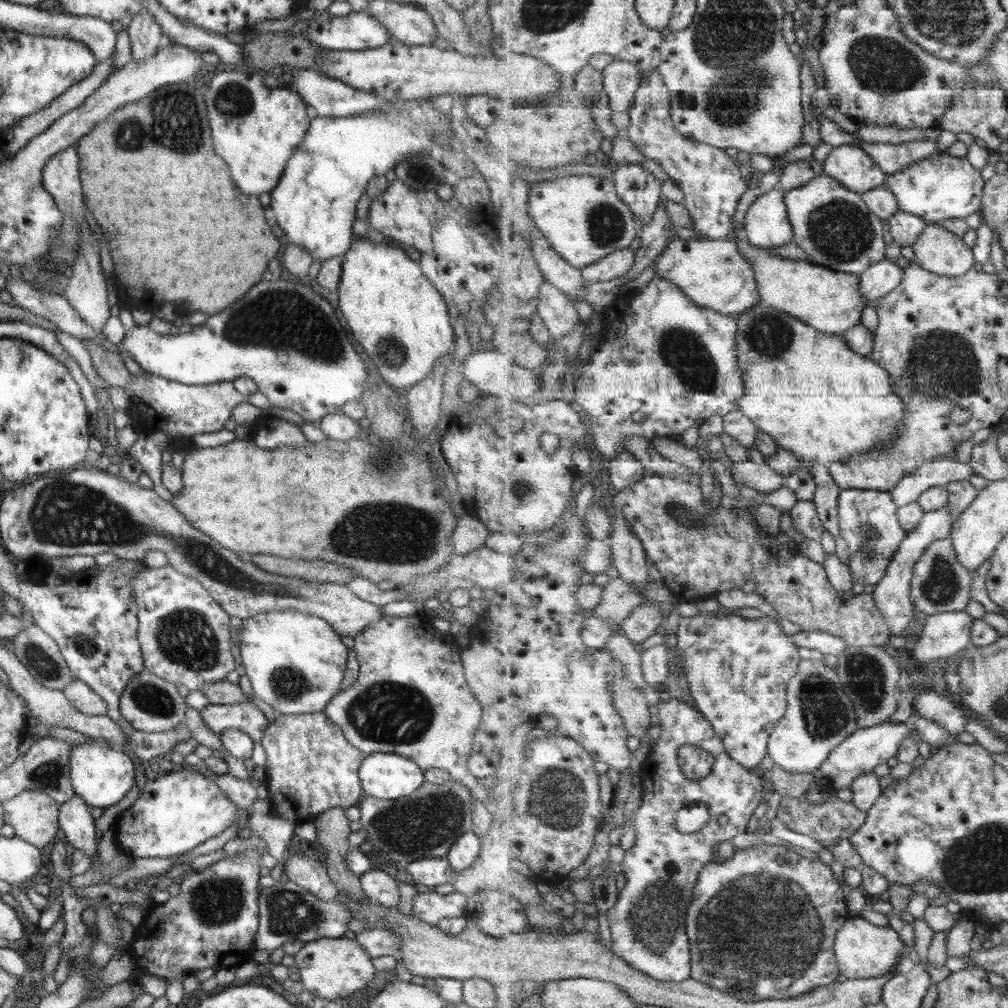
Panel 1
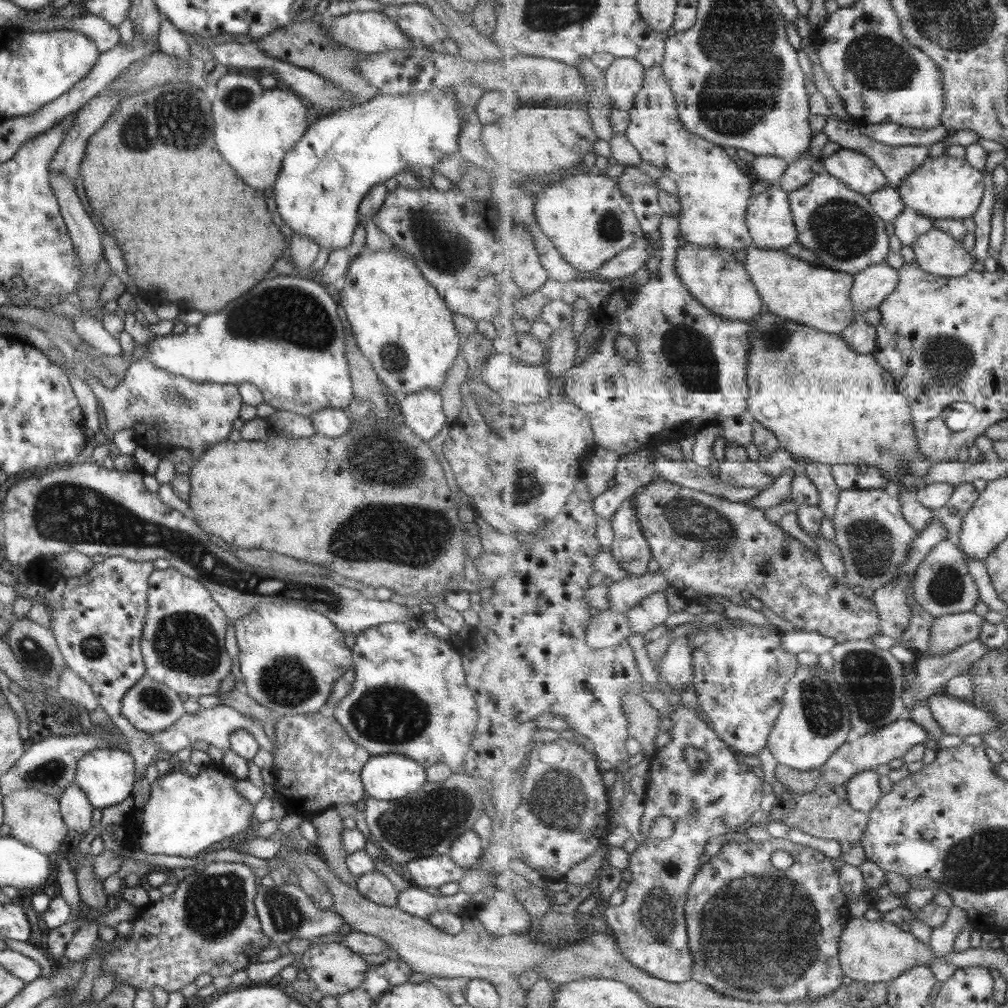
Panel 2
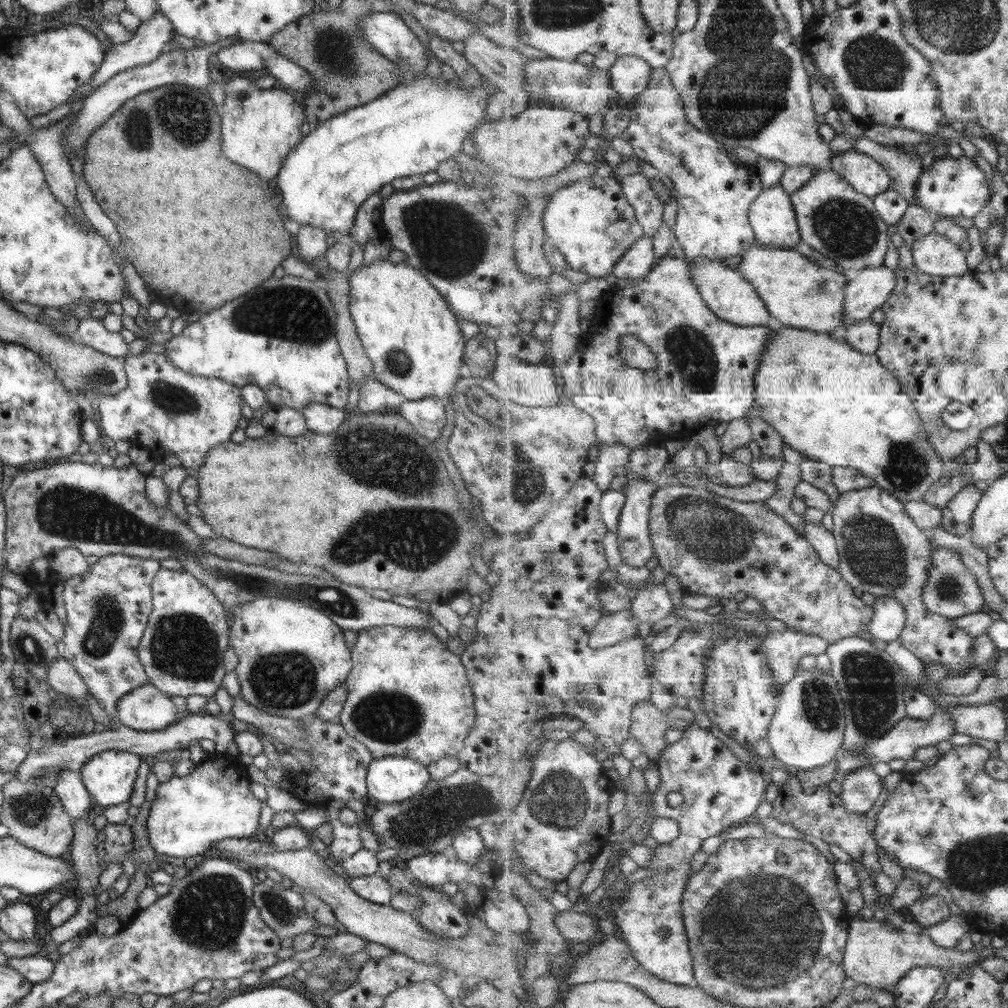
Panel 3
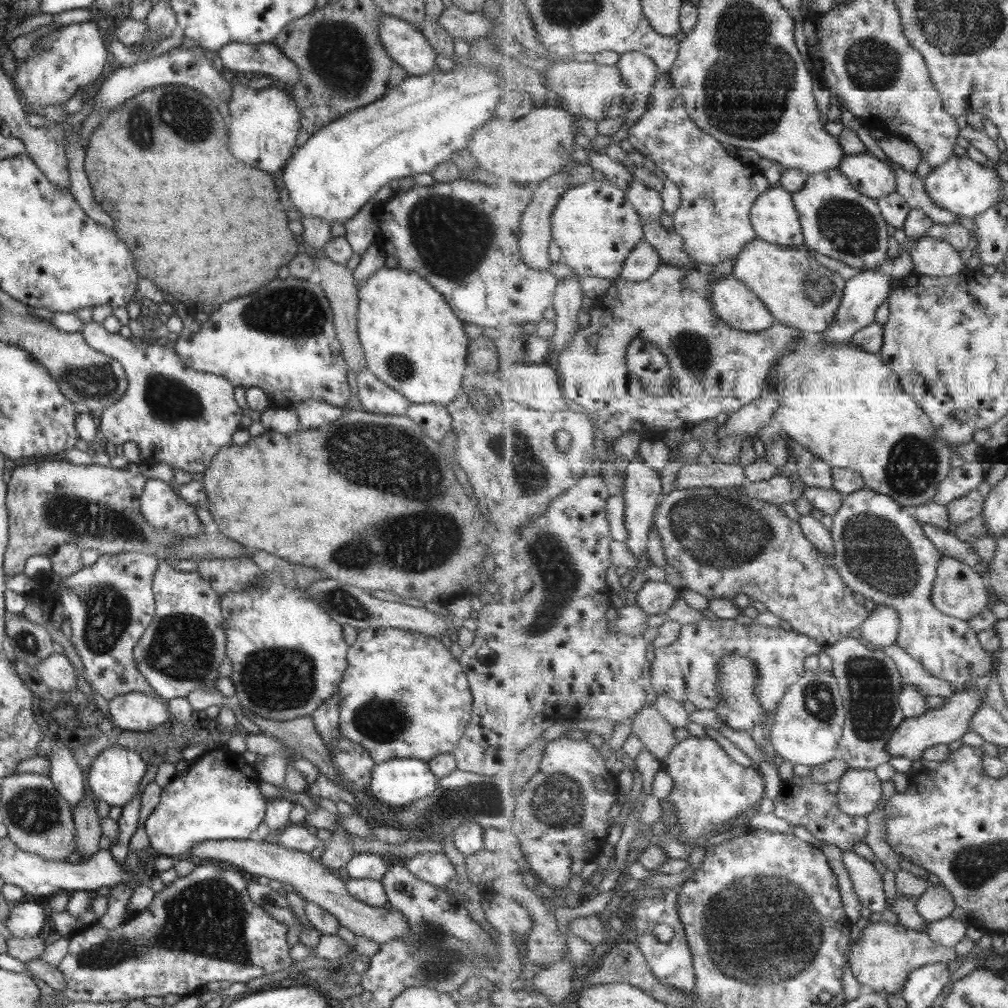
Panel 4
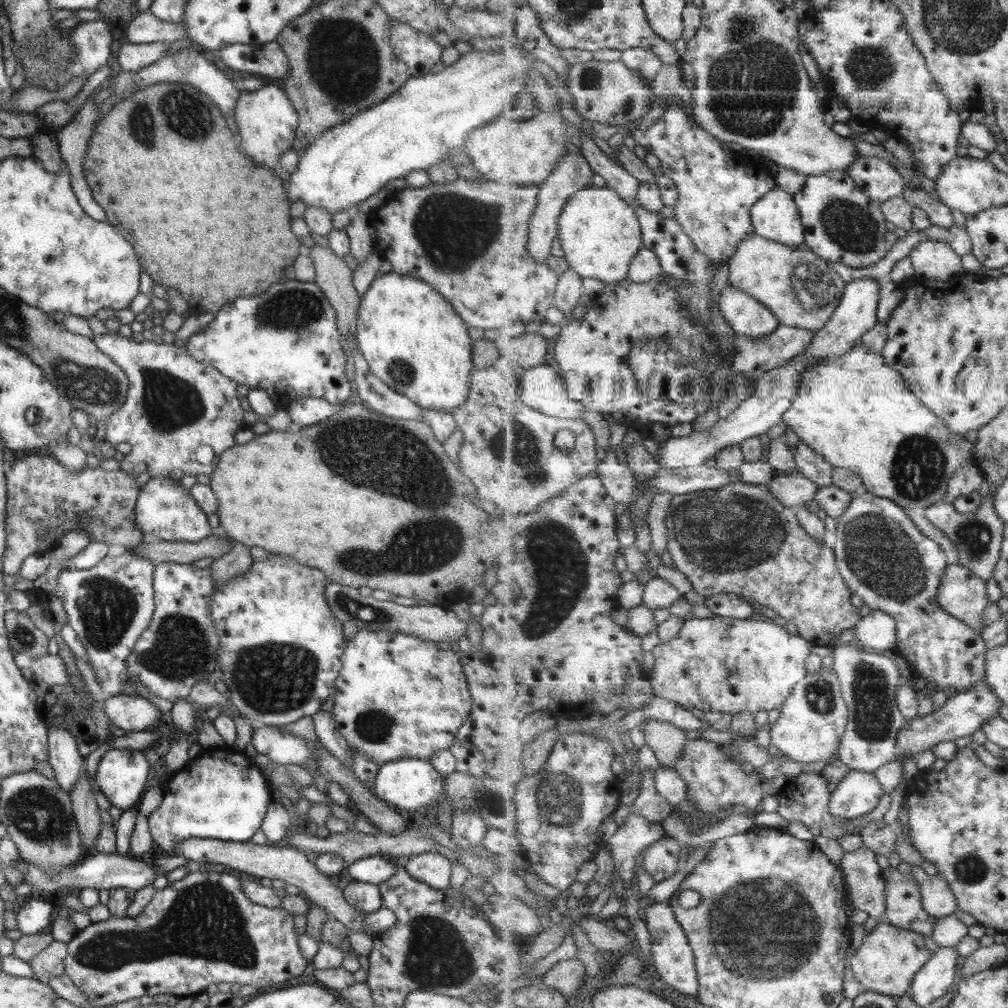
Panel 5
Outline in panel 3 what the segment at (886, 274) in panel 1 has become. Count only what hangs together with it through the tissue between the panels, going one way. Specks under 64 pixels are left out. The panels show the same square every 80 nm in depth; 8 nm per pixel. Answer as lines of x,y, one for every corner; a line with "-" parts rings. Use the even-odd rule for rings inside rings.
885,265
880,267
867,267
862,271
852,273
850,276
850,281
846,286
846,316
844,317
844,326
840,331
840,334
834,333
833,335
841,336
841,332
853,323
858,323
859,321
866,321
871,318
871,315
875,310
882,308
882,306
889,300
889,295
895,290
896,287
896,270
889,269

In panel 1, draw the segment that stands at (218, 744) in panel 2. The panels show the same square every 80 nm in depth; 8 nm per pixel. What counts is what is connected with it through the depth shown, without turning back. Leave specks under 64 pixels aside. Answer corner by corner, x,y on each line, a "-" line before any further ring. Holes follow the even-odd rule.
243,693
242,701
235,704
206,705
199,712
203,724
218,736
222,730
233,729
247,734
252,742
260,742
269,724
251,697

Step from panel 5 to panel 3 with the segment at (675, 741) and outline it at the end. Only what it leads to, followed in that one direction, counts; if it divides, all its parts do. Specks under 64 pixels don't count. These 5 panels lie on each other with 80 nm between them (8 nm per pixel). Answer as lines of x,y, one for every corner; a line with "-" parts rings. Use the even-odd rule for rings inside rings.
649,700
634,706
632,719
630,733
643,743
648,758
653,762
658,761
669,746
665,742
665,732
670,728
668,715

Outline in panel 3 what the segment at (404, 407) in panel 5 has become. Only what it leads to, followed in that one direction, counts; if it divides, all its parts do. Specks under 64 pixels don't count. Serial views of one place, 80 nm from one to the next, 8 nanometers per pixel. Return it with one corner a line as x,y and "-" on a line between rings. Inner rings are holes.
367,378
359,386
359,399
356,406
361,413
367,414
383,412
386,408
398,409
401,401
403,399
399,394
389,390
375,378

